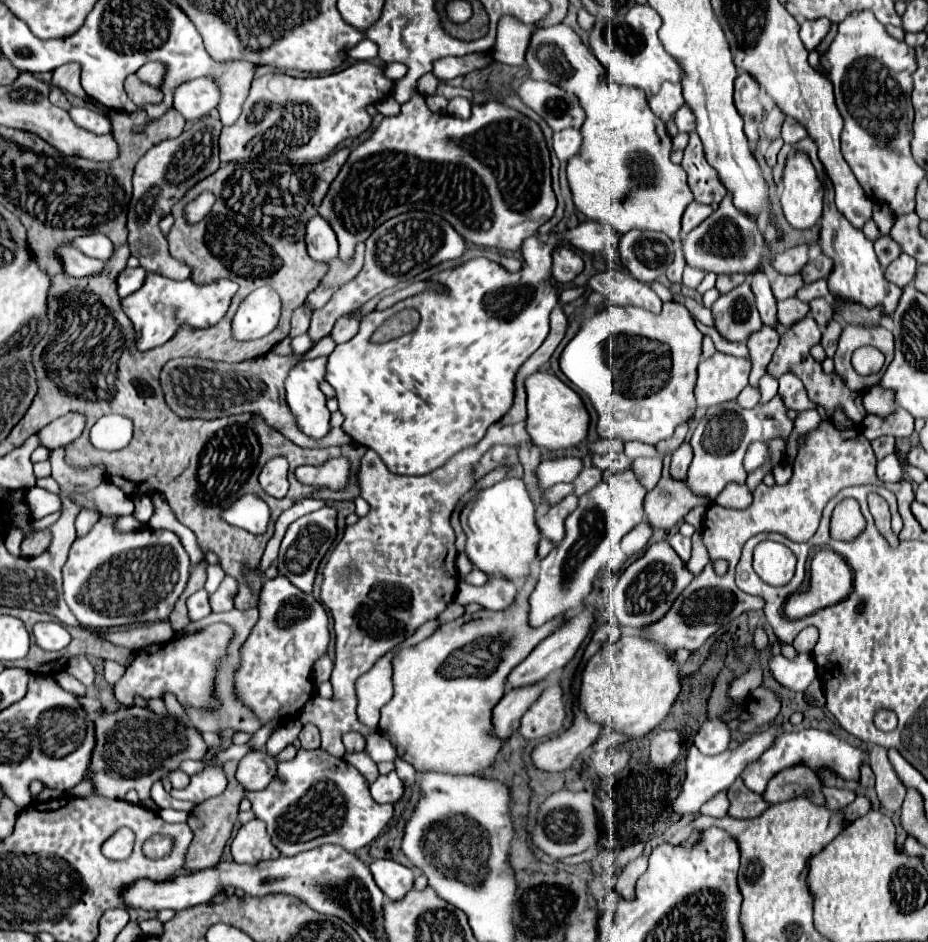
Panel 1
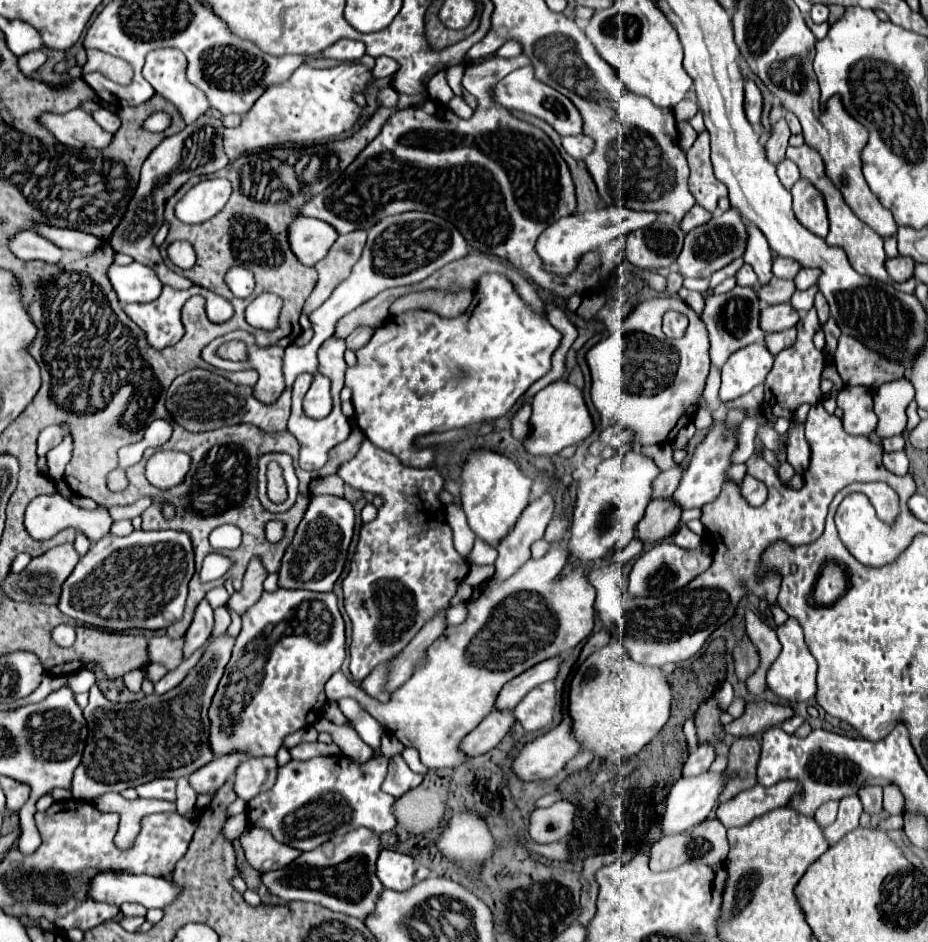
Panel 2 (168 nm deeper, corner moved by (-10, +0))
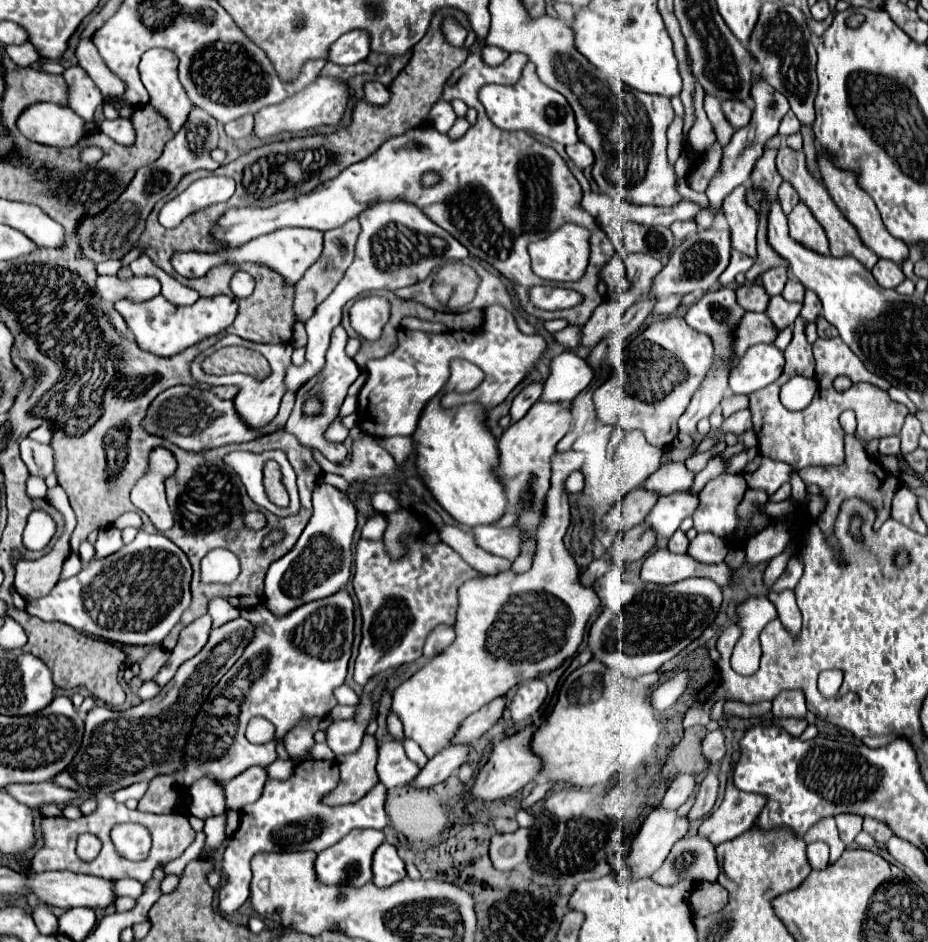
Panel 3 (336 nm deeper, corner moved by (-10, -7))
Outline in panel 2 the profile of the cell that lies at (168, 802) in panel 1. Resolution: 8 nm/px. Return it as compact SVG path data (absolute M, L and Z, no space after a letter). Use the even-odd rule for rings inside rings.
M158 778L154 782L146 782L136 786L140 798L164 798L176 800L176 782L172 778Z

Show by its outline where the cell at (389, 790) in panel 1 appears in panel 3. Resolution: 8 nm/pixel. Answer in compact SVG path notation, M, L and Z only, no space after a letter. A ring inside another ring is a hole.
M390 741L380 747L376 771L380 781L388 789L396 789L396 787L406 787L412 781L412 777L420 773L420 767L408 759L404 747L398 741Z

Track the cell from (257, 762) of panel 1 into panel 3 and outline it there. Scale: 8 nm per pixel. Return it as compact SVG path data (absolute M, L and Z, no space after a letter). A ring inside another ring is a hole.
M252 767L234 777L224 785L226 795L226 807L240 811L244 805L250 805L252 801L260 799L260 793L264 789L264 783L268 779L268 773L264 767Z

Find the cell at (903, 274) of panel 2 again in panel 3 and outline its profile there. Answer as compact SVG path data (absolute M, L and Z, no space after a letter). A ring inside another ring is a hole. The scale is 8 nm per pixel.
M880 259L880 261L874 265L872 275L876 277L876 281L878 281L884 289L896 289L896 287L906 279L906 275L902 273L902 267L896 265L894 261L888 261L888 259Z

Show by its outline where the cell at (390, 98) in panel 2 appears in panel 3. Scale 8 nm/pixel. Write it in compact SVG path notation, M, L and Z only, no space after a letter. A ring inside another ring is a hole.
M368 81L364 85L364 93L366 93L366 101L372 103L372 105L378 105L378 107L386 105L388 97L390 97L388 89L382 83L378 83L378 81Z

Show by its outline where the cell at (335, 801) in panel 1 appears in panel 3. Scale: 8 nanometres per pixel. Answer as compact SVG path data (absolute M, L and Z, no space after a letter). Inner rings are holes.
M304 761L300 763L290 779L276 781L268 779L264 785L264 793L256 803L246 805L240 811L240 827L228 839L224 851L224 883L218 891L218 909L224 915L236 911L248 897L248 885L252 879L250 859L260 851L314 851L320 853L322 849L338 843L344 835L352 829L384 829L388 825L386 819L386 793L384 785L374 785L366 797L350 805L324 805L320 803L324 795L332 793L340 781L340 771L336 761Z

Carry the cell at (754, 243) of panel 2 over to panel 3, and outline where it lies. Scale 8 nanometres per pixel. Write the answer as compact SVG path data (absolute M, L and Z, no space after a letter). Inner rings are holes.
M736 187L724 199L724 215L732 233L732 247L748 257L756 257L756 231L758 231L758 215L744 201L746 187Z

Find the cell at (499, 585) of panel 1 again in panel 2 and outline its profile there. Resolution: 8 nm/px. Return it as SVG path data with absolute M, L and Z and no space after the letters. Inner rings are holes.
M550 494L540 496L524 508L512 530L498 542L496 578L504 580L512 576L526 560L530 560L532 542L544 538L544 530L552 520L554 500Z

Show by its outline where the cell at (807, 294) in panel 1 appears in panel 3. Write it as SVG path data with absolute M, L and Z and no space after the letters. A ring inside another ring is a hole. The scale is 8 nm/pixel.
M776 295L776 297L772 297L766 315L778 329L784 329L784 327L794 325L794 319L800 315L800 307L802 307L802 303L788 303L788 301L784 301L782 295Z

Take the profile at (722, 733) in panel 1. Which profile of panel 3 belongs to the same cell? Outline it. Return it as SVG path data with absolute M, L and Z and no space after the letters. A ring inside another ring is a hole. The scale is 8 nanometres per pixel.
M688 773L680 775L680 777L676 777L672 781L670 789L666 791L666 797L664 797L662 805L676 809L676 807L680 807L694 793L694 789L696 789L696 777L688 775Z

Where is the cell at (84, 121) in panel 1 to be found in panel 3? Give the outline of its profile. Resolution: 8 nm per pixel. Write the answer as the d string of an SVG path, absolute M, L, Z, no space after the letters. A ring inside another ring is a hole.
M118 117L114 121L102 121L100 125L100 131L106 133L108 137L112 137L116 143L122 143L122 145L132 145L134 141L134 129L132 129L132 123L124 117Z

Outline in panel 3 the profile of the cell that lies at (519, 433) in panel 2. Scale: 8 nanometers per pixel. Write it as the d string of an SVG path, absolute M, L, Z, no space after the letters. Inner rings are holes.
M534 383L534 385L524 387L524 389L514 397L514 401L512 401L512 407L510 407L510 417L512 417L512 421L510 421L510 425L516 423L516 421L520 421L520 419L528 413L528 409L540 399L540 395L542 395L542 385Z

